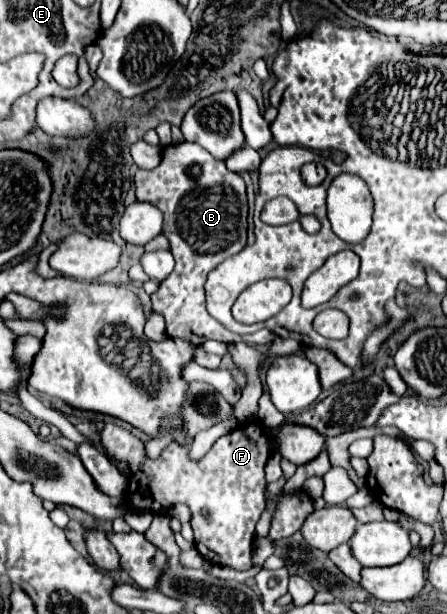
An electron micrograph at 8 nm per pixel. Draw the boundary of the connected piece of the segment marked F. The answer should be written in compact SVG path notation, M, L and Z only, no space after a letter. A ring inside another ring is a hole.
M106 423L102 431L102 445L108 449L110 457L128 461L132 467L132 477L126 489L128 505L132 505L130 509L159 513L178 503L188 505L192 513L190 523L194 529L195 546L200 555L212 565L228 565L246 571L252 567L250 553L254 545L254 527L266 509L264 465L272 453L268 431L264 431L264 439L262 431L254 431L260 427L260 423L248 423L244 429L230 431L220 437L198 463L188 459L188 447L176 443L170 443L156 461L150 461L144 453L144 443L112 423ZM230 483L236 483L236 491ZM202 509L210 511L210 519L202 517ZM222 521L224 529L220 529Z

